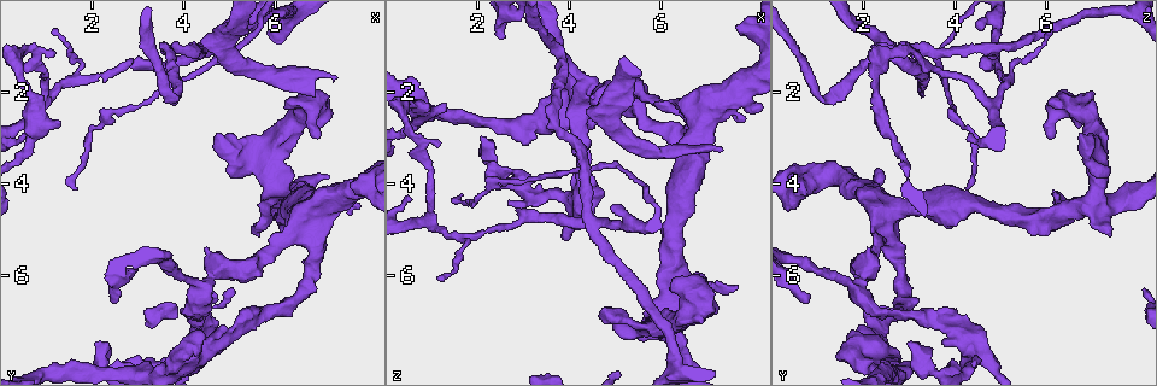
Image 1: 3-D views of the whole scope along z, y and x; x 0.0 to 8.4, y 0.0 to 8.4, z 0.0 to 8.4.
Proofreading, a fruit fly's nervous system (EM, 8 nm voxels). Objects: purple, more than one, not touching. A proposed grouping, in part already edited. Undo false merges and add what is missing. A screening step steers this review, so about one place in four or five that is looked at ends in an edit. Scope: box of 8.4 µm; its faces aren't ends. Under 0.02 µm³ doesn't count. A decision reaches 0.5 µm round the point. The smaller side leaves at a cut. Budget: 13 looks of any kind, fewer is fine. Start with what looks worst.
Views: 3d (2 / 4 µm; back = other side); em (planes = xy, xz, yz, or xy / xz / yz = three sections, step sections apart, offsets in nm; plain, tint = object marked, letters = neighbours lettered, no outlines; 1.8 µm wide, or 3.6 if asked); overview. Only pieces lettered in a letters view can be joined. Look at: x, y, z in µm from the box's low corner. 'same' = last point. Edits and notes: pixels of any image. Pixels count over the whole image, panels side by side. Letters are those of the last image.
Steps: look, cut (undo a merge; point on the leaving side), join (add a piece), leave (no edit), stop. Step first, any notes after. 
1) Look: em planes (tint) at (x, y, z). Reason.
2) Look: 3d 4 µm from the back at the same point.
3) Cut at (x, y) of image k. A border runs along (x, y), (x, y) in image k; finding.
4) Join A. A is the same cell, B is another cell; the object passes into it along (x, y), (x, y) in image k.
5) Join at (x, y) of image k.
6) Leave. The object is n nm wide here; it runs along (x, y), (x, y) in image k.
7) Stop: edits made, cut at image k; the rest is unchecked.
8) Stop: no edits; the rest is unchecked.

Look: em planes (letters) at (4.40, 1.10, 4.85). Four or more arms meet.

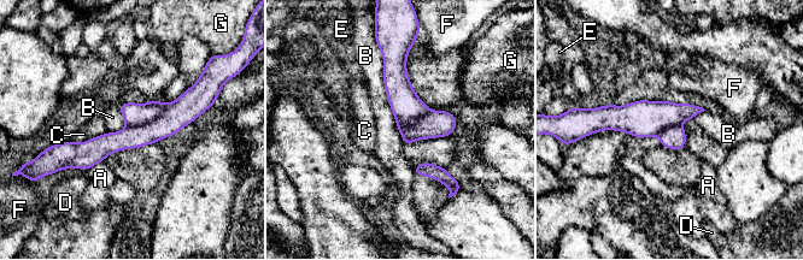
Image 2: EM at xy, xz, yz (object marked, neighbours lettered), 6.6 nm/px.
Cut at (135, 114) of image 2. A, B, C, D, E, F and G are other cells; a border runs along (163, 105), (148, 122), (127, 125) in image 2; two neurons meet here.

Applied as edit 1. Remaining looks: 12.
Look: overview.

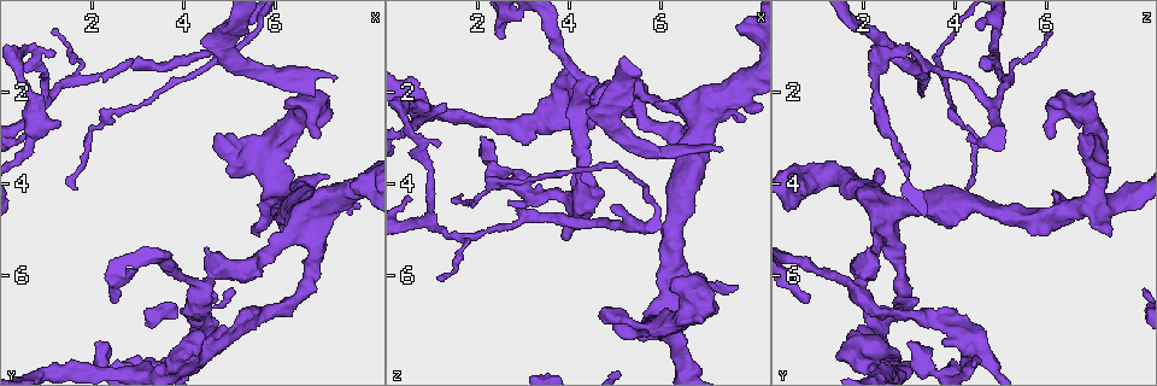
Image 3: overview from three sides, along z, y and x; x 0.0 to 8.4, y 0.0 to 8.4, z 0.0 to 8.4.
Look: em yz step 8 (tint) at (2.50, 6.60, 0.80). End of a long branch.

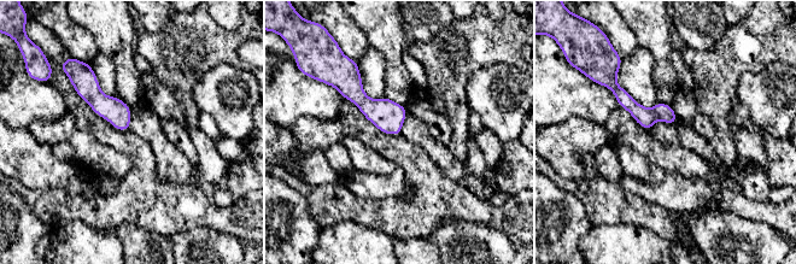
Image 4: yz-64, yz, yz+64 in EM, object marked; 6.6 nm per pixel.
Look: em planes (letters) at the same point. Cut it another way.

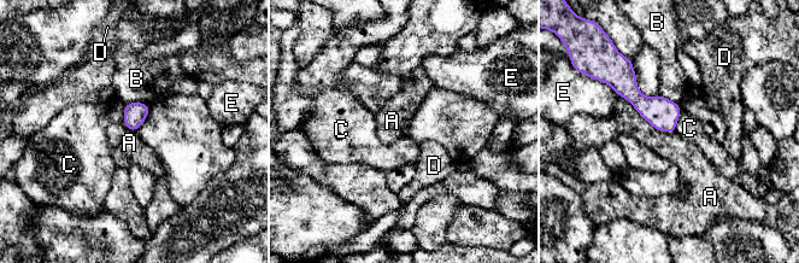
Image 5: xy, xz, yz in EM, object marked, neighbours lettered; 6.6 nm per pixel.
Leave. The longest contact is with A, 460 nm; A, B, C, D and E are other cells; a border runs along (618, 95), (658, 130), (675, 132) in image 5; none of them fits.

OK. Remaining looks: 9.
Look: em planes (tint) at (5.95, 3.35, 7.10). Three-way junction.

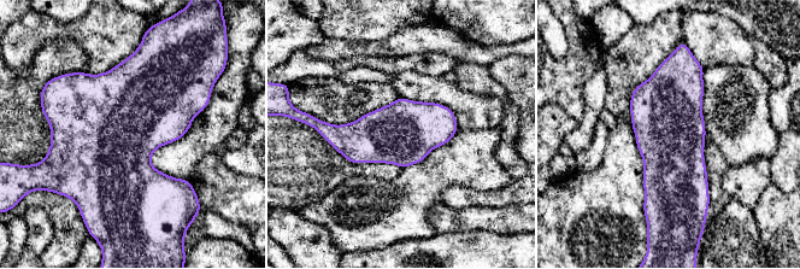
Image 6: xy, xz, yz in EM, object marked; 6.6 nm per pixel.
Look: em planes (letters) at the same point.

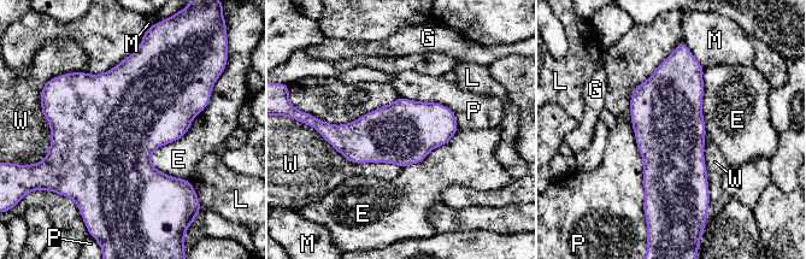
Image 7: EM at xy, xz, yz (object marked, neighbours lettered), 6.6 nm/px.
Leave. E, G, L, M, P and W are other cells; continuous, no second neuron.

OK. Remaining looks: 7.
Look: 3d 4 µm from the back at (7.60, 4.20, 6.30). An open end.

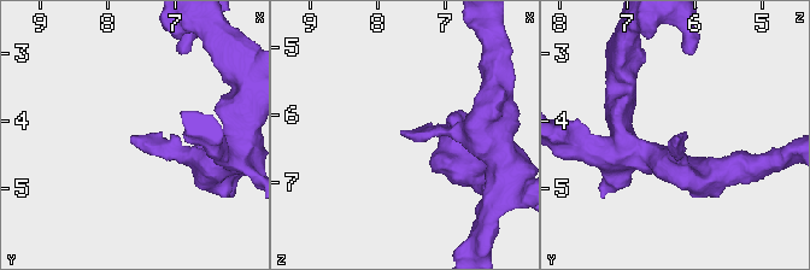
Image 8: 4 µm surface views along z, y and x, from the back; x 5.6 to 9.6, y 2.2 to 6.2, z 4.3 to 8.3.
Look: em xz step 16 (plain) at (7.65, 4.25, 6.30). Now the EM.

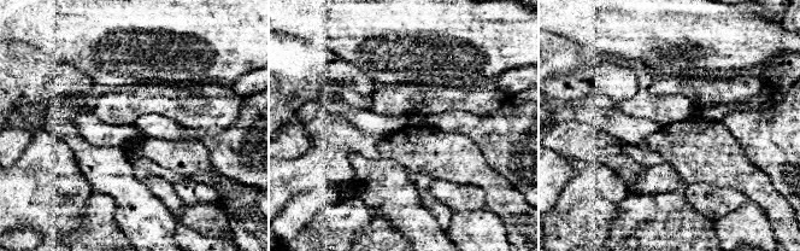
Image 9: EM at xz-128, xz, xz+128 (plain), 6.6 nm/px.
Look: em xz step 16 (letters) at the same point.

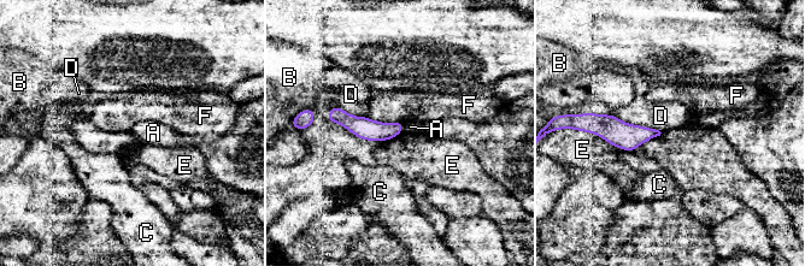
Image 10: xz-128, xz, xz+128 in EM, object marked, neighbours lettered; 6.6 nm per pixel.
Leave. The longest contact is with D, 340 nm; A, B, C, D, E and F are other cells; it runs along (330, 117), (365, 129), (400, 128) in image 10; none of them fits.

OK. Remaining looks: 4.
Stop: edits made, cut at image 2; the rest is unchecked.

